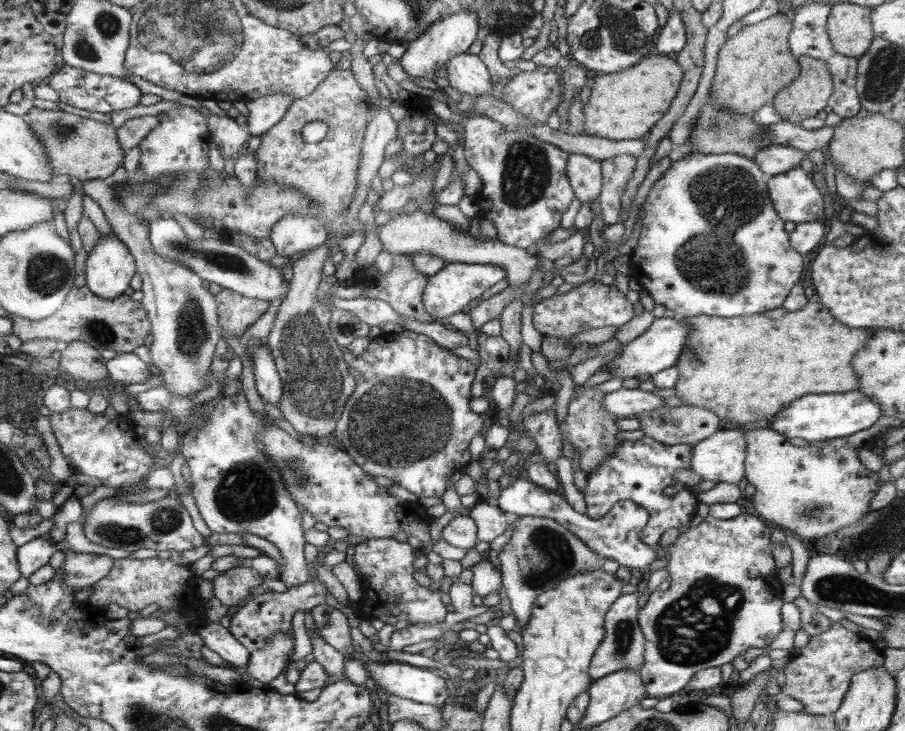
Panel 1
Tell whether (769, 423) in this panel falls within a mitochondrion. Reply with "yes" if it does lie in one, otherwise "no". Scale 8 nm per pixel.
no

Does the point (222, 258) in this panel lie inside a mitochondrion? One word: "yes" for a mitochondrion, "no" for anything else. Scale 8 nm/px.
yes

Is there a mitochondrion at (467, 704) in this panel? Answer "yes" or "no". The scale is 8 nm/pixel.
no

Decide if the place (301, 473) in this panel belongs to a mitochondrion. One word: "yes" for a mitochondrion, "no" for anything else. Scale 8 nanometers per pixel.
yes

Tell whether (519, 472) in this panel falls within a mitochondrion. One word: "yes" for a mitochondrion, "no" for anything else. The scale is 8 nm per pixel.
no

